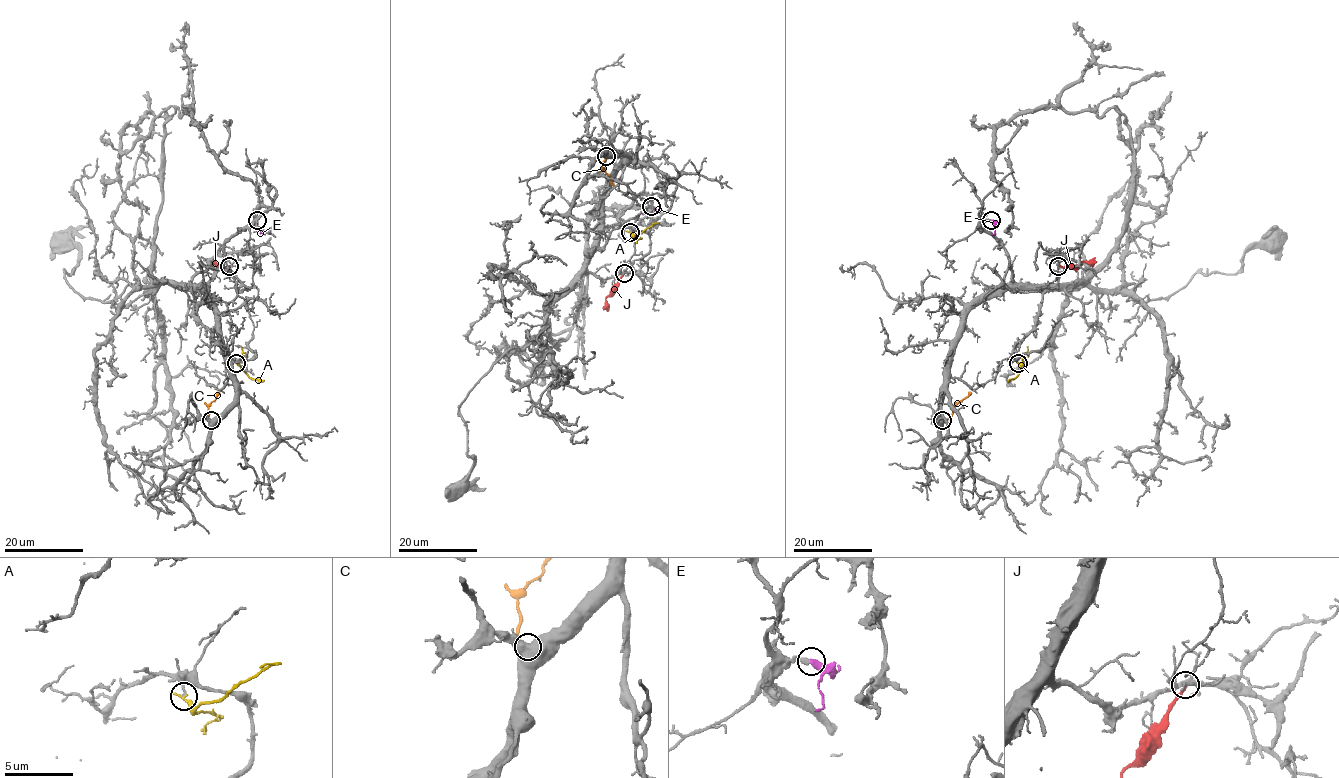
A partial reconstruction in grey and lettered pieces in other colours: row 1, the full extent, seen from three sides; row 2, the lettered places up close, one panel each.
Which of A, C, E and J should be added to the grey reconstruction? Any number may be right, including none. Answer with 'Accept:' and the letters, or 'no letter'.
Accept: E

